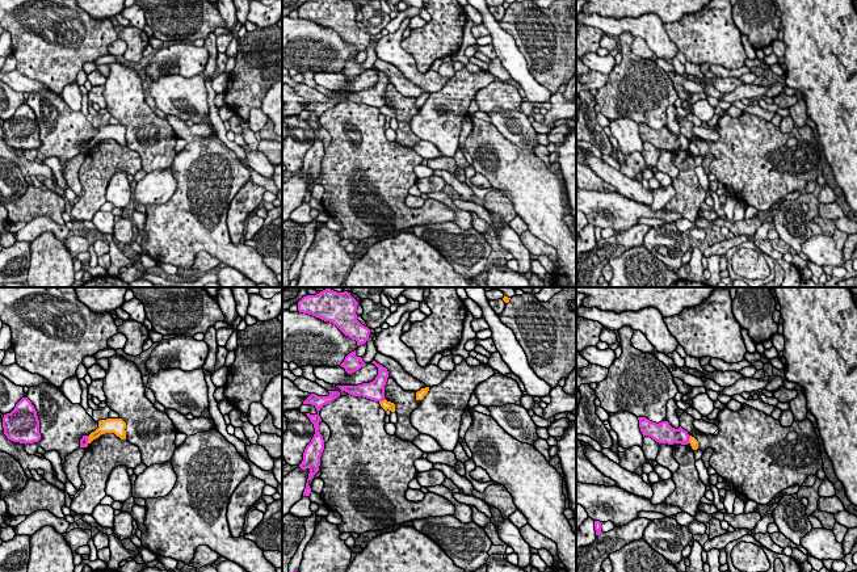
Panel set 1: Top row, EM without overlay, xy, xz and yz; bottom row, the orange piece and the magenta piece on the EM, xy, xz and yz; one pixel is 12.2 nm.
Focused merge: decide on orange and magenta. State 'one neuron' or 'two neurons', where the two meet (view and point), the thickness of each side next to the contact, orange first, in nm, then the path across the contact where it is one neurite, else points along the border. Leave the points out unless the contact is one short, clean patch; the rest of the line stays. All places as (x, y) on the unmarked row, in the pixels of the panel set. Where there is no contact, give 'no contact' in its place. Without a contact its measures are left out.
two neurons; meets orange in xz at (382, 106); 120 nm thick on the orange side, 240 nm on the other; border along xz (385, 105), (379, 108)

